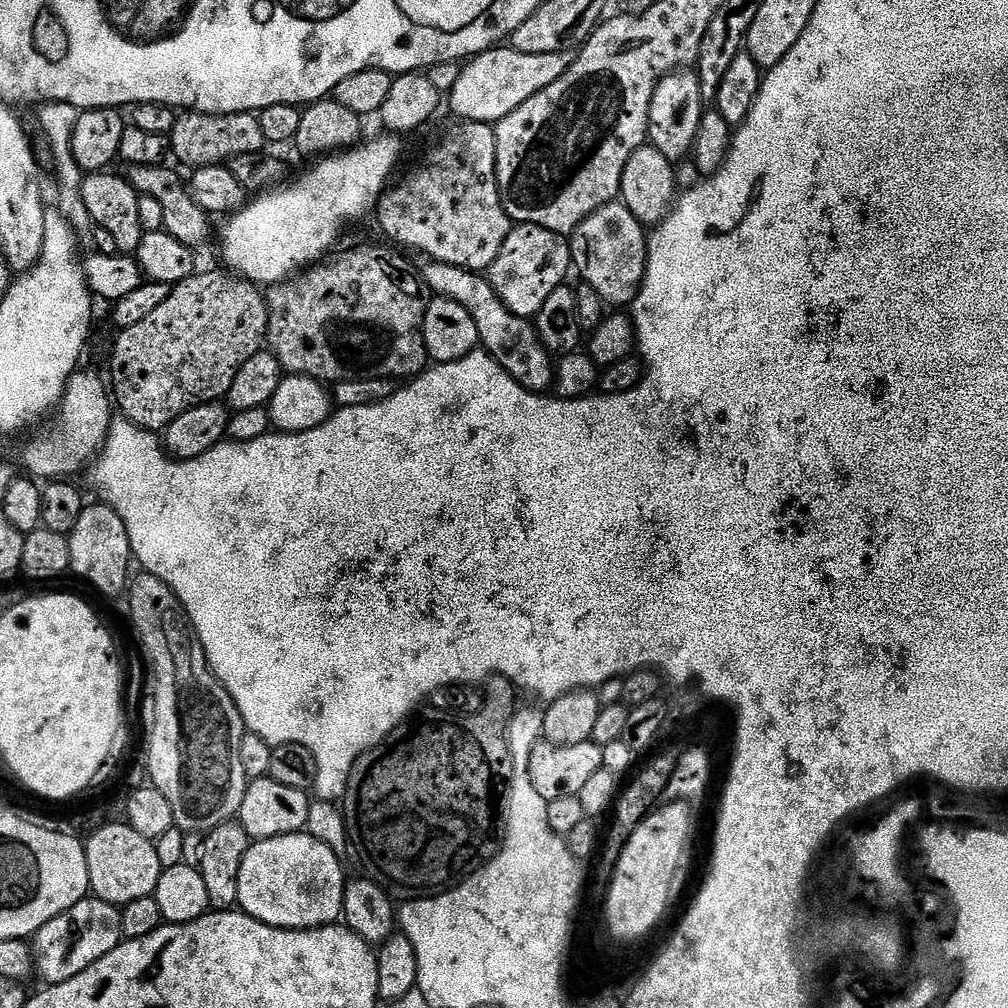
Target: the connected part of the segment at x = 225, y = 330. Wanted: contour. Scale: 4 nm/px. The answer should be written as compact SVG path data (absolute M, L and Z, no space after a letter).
M204 272L175 285L170 298L142 322L123 329L112 352L110 392L123 419L157 434L163 433L186 410L199 404L211 404L225 399L234 382L234 374L254 354L265 347L268 338L268 302L265 293L251 280L236 274Z

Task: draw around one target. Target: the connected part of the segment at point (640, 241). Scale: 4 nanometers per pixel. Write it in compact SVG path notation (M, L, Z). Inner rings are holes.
M613 202L587 216L570 236L572 262L580 271L580 280L600 295L605 305L631 305L636 299L648 265L648 242L645 225L622 202Z

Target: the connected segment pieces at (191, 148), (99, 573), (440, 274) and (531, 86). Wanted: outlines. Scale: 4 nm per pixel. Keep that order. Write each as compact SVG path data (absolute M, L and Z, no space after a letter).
M185 111L177 115L176 125L170 135L171 155L176 155L188 170L224 166L232 162L228 160L236 160L239 156L256 156L265 148L260 117L251 112L207 116L205 112Z
M103 502L89 503L85 507L82 518L78 518L78 526L74 526L71 536L68 537L71 571L77 572L86 583L108 596L116 596L125 591L130 584L128 571L134 568L134 557L130 538L126 534L126 526L122 518L113 508Z
M425 259L423 263L418 268L423 283L431 291L433 288L437 297L461 304L470 318L474 318L474 326L478 326L480 335L479 347L493 356L502 370L506 370L506 374L510 374L510 378L517 380L523 388L537 394L551 393L556 383L556 364L553 353L541 342L535 323L510 311L498 298L491 280L481 273L472 272L469 268L450 266L450 262Z
M497 46L488 52L471 57L463 65L460 77L452 84L452 112L464 122L492 124L506 118L522 102L546 90L550 82L558 82L572 64L568 52L554 54L522 54L510 46Z

